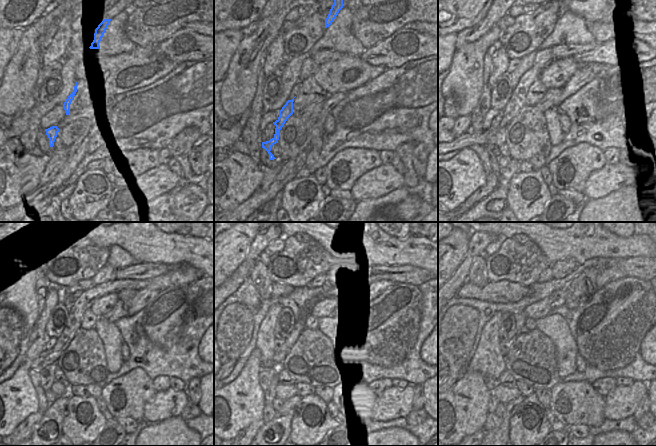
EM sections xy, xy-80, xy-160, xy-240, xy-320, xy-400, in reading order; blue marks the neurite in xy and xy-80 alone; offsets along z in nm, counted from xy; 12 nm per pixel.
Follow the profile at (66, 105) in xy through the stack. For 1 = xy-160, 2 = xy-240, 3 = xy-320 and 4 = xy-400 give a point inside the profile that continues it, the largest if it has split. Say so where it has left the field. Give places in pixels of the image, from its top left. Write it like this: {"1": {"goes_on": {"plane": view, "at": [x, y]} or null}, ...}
{"1": {"goes_on": {"plane": "xy-160", "at": [493, 147]}}, "2": {"goes_on": {"plane": "xy-240", "at": [47, 374]}}, "3": {"goes_on": {"plane": "xy-320", "at": [270, 392]}}, "4": {"goes_on": {"plane": "xy-400", "at": [493, 401]}}}

